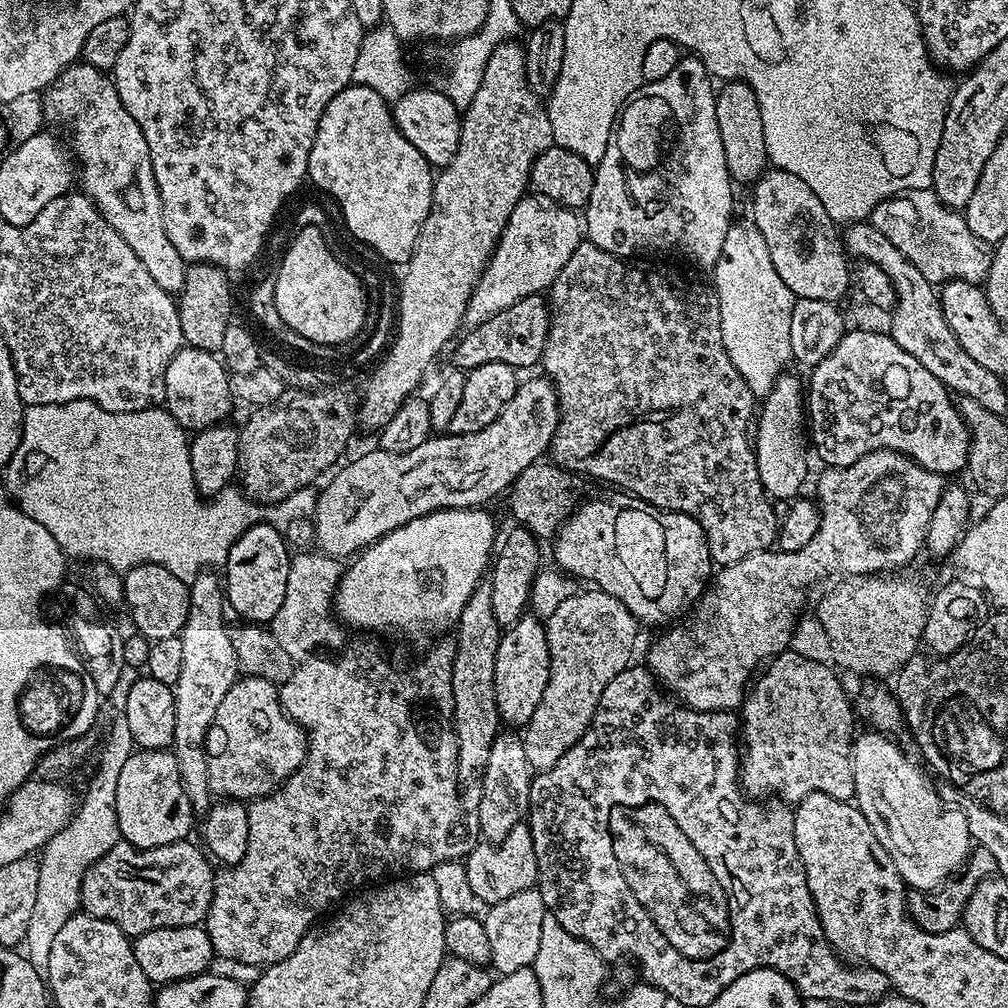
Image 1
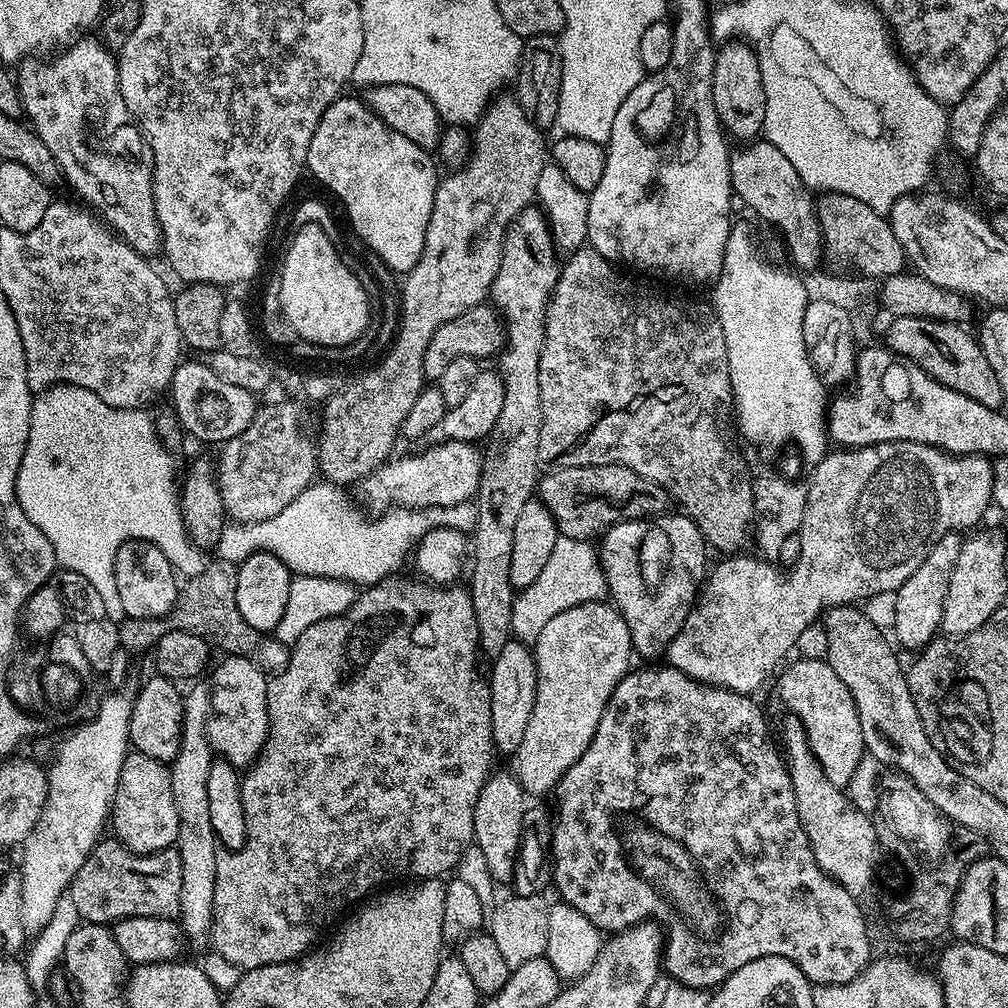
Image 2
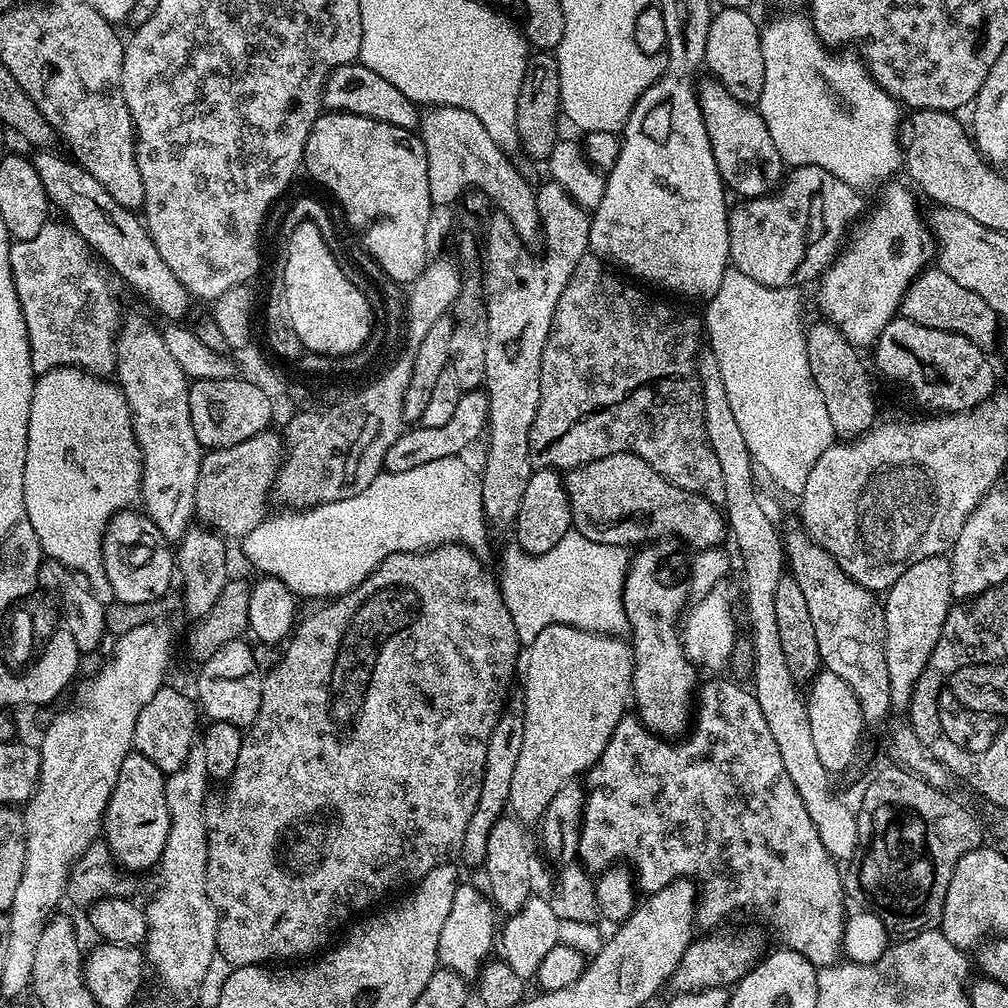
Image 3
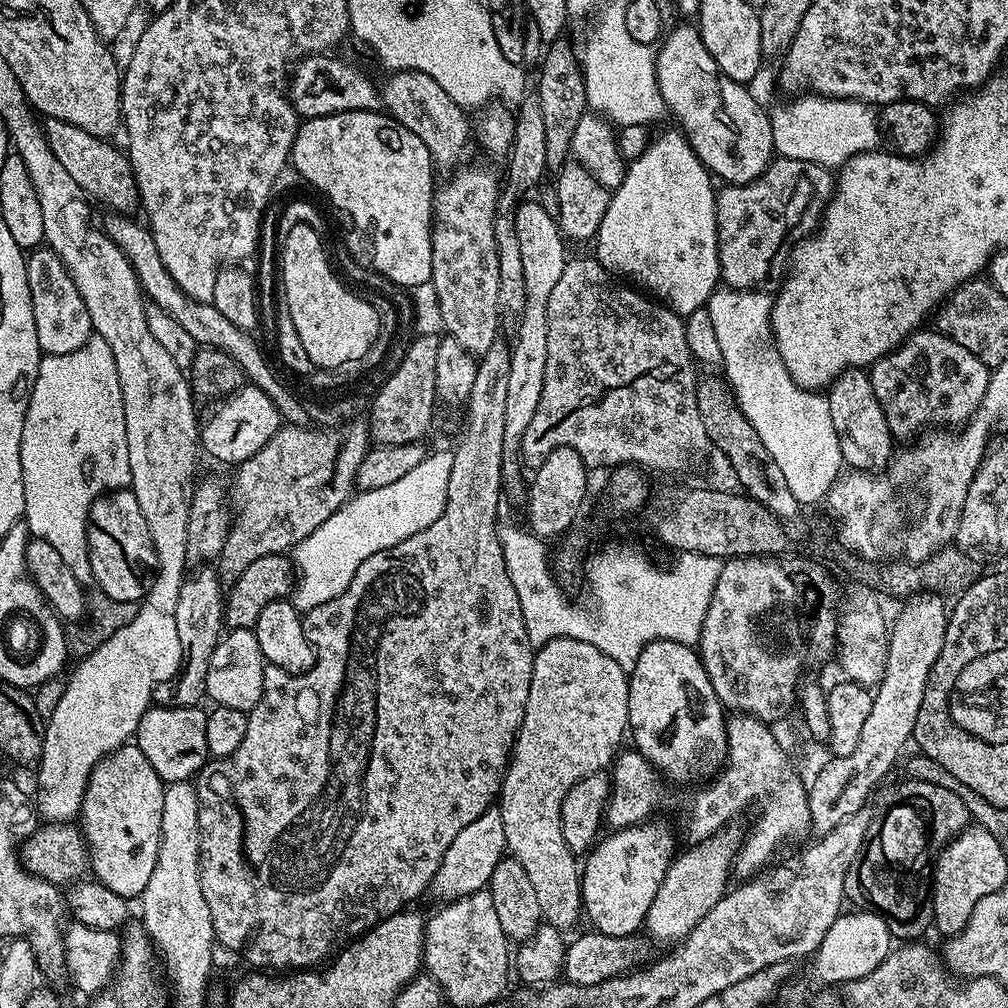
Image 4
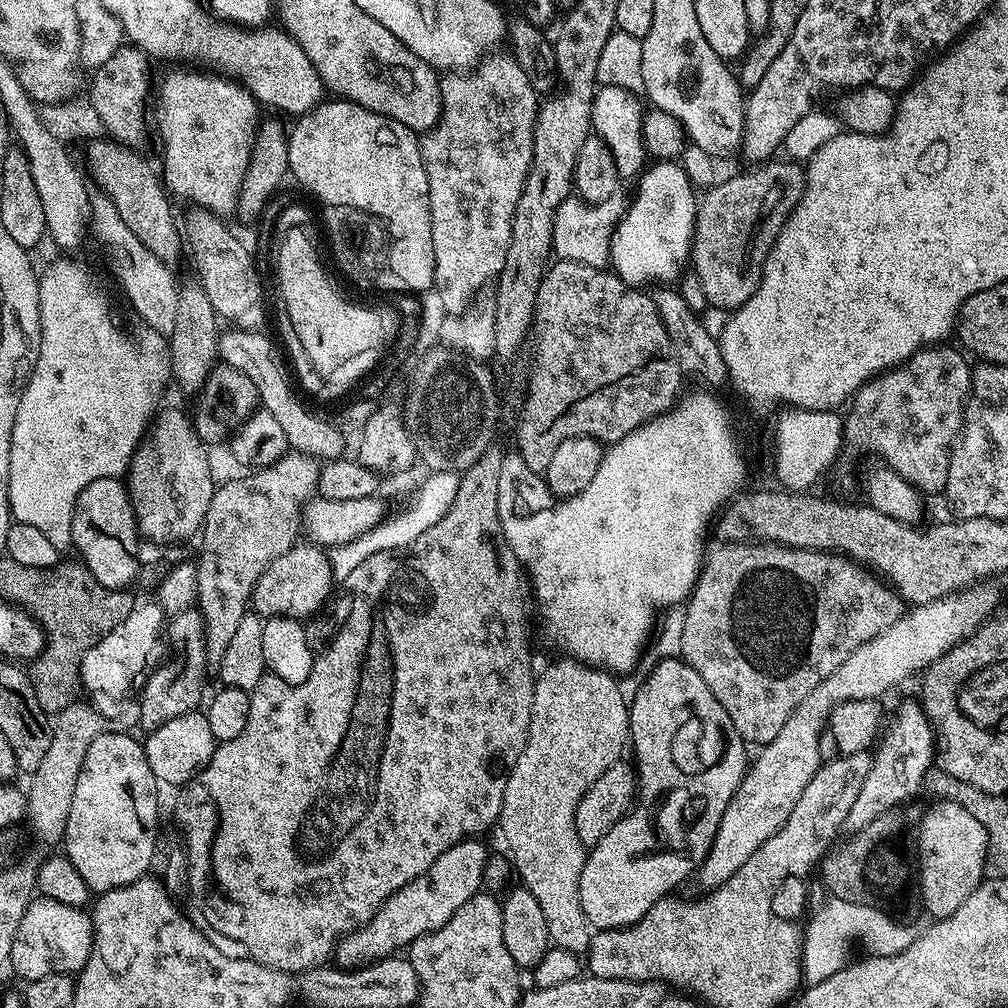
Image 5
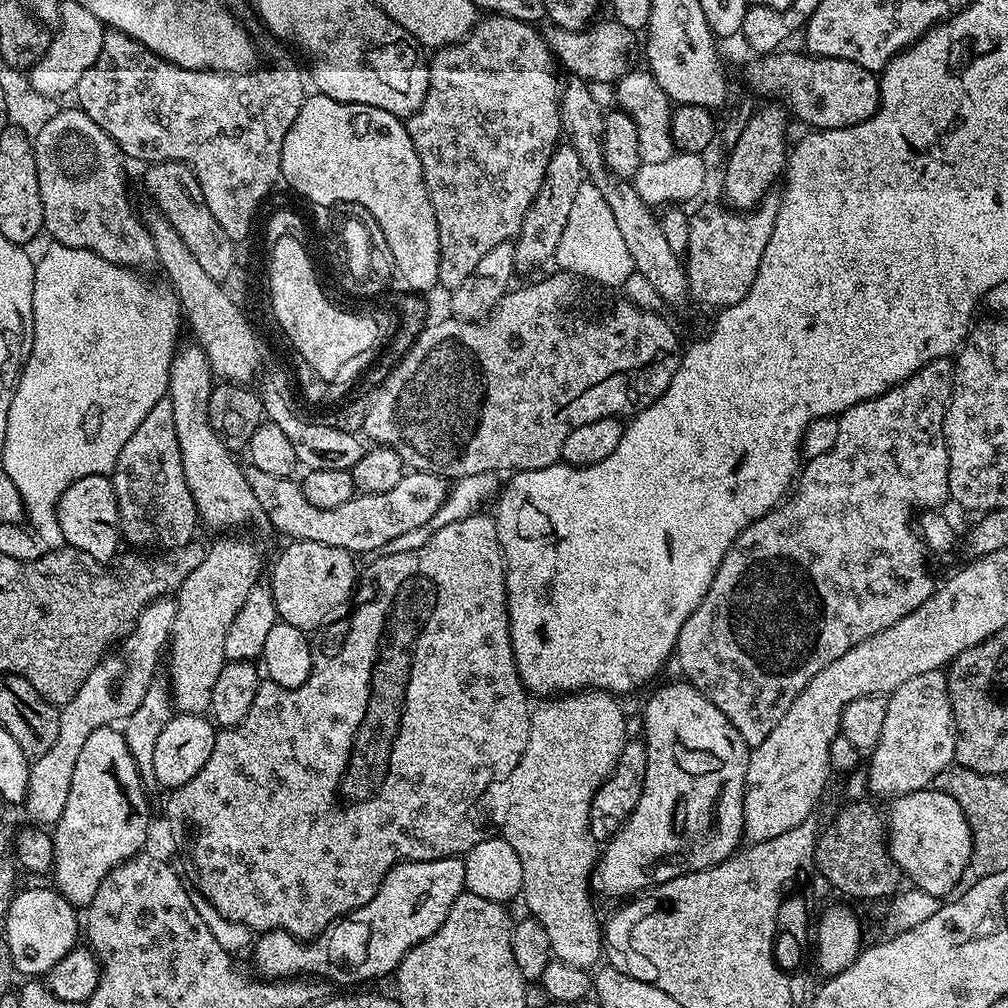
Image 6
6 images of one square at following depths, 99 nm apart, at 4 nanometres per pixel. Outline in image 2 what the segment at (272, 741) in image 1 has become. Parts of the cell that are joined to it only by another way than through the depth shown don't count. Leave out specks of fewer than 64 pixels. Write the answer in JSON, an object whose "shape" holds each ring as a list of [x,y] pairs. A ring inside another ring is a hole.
{"shape":[[[225,655],[223,659],[210,679],[212,715],[208,722],[208,741],[219,759],[229,760],[236,769],[244,770],[260,755],[268,741],[268,680],[246,656]]]}

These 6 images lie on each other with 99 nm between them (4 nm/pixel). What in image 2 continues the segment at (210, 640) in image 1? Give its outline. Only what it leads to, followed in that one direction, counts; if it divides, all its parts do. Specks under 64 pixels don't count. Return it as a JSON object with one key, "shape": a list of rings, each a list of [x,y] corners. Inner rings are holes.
{"shape":[[[193,683],[189,692],[183,693],[184,717],[182,718],[182,738],[178,754],[170,762],[170,786],[174,790],[174,806],[178,806],[178,834],[174,845],[182,862],[182,896],[178,925],[185,941],[192,940],[196,948],[207,945],[212,930],[212,907],[214,906],[215,858],[218,853],[214,826],[210,826],[210,801],[206,795],[206,777],[210,775],[210,766],[214,753],[208,741],[208,722],[212,715],[212,694],[207,683]]]}

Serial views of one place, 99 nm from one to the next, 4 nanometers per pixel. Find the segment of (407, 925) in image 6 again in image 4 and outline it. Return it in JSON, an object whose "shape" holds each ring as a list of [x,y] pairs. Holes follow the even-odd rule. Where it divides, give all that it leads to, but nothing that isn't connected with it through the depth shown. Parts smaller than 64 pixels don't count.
{"shape":[[[493,806],[483,812],[466,830],[458,833],[458,838],[450,842],[450,850],[446,850],[440,868],[434,874],[430,885],[431,895],[448,896],[449,901],[461,900],[475,892],[483,892],[489,887],[494,868],[506,856],[506,826],[502,823],[499,807]]]}

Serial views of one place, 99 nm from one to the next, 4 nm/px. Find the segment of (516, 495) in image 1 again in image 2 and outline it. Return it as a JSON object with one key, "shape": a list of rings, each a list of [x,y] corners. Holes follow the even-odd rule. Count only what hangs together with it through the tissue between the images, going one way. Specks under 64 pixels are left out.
{"shape":[[[621,464],[606,466],[553,467],[538,480],[538,498],[550,510],[561,536],[585,540],[599,537],[621,520],[642,520],[659,516],[670,504],[667,488],[642,478],[634,470]]]}

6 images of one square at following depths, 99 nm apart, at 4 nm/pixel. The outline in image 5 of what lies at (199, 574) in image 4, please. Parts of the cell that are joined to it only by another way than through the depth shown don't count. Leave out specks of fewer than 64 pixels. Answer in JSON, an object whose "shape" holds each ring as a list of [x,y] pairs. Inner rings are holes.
{"shape":[[[190,607],[182,613],[173,615],[167,621],[166,636],[169,641],[172,639],[176,643],[176,653],[173,654],[172,661],[169,664],[161,663],[153,667],[139,689],[141,692],[138,724],[141,724],[144,730],[157,728],[166,722],[171,722],[173,718],[199,709],[205,699],[204,671],[209,671],[210,665],[208,651],[204,645],[204,619],[200,611]]]}

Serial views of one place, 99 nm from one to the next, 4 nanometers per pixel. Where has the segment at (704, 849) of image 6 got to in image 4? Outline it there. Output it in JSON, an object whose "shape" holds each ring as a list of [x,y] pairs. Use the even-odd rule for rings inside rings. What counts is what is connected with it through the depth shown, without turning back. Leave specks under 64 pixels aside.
{"shape":[[[656,640],[650,642],[642,654],[638,656],[637,664],[631,670],[628,677],[628,726],[630,740],[633,740],[635,751],[640,752],[650,761],[669,781],[692,780],[695,776],[708,778],[723,765],[724,757],[728,755],[728,725],[726,723],[726,709],[721,704],[718,694],[714,694],[714,686],[704,669],[704,663],[700,660],[699,651],[695,647],[680,645],[678,642],[668,640]],[[656,822],[609,831],[609,836],[605,835],[587,853],[588,862],[585,865],[583,863],[580,876],[580,896],[584,900],[583,913],[592,922],[591,927],[595,931],[611,936],[631,936],[639,933],[639,928],[641,931],[650,910],[650,902],[654,902],[654,894],[658,894],[658,886],[662,886],[662,878],[666,878],[666,870],[678,852],[671,830],[664,824],[652,823]]]}

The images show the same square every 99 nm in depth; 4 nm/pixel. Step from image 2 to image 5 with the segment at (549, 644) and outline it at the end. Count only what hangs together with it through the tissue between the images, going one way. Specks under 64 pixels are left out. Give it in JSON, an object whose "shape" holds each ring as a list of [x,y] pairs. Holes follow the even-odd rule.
{"shape":[[[571,658],[563,659],[564,660],[554,661],[544,673],[539,673],[539,675],[536,676],[534,702],[532,703],[532,713],[530,714],[530,730],[528,731],[526,746],[522,750],[522,754],[518,754],[514,766],[508,772],[506,790],[504,791],[502,806],[500,807],[498,828],[504,831],[504,840],[508,843],[509,853],[507,852],[507,855],[514,865],[515,875],[516,872],[520,875],[519,883],[523,885],[523,887],[528,888],[530,894],[538,900],[538,905],[540,905],[542,913],[546,916],[546,926],[549,927],[551,943],[555,945],[555,947],[565,948],[566,950],[580,954],[588,947],[590,925],[580,905],[580,875],[582,874],[582,866],[584,865],[586,846],[578,838],[578,830],[574,830],[574,814],[576,813],[578,802],[586,794],[586,790],[591,784],[595,782],[614,761],[621,759],[623,752],[620,751],[626,748],[630,740],[628,734],[628,709],[630,706],[626,702],[622,702],[622,697],[619,694],[619,679],[617,679],[613,673],[603,668],[593,668],[592,665],[584,664],[580,660]]]}

